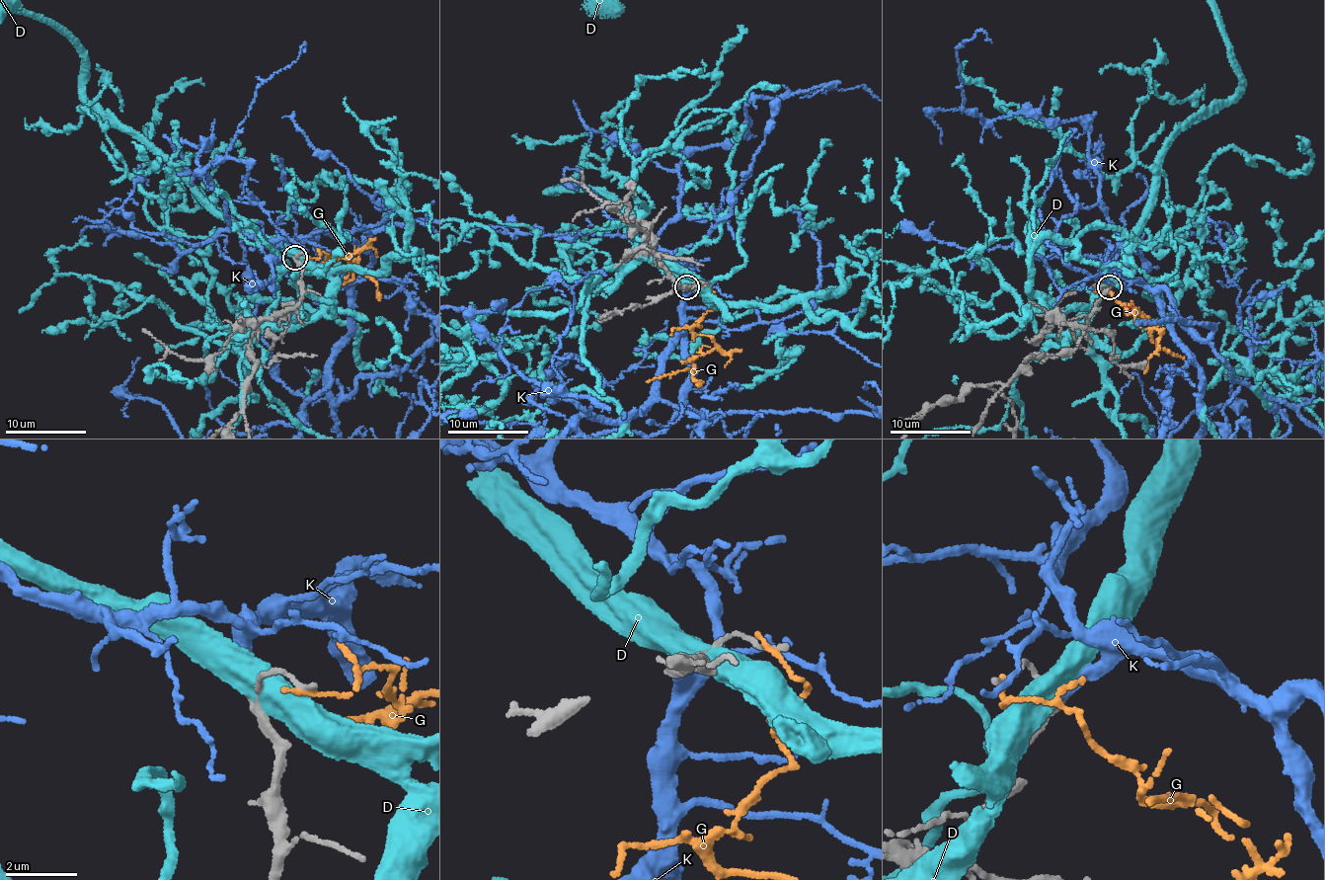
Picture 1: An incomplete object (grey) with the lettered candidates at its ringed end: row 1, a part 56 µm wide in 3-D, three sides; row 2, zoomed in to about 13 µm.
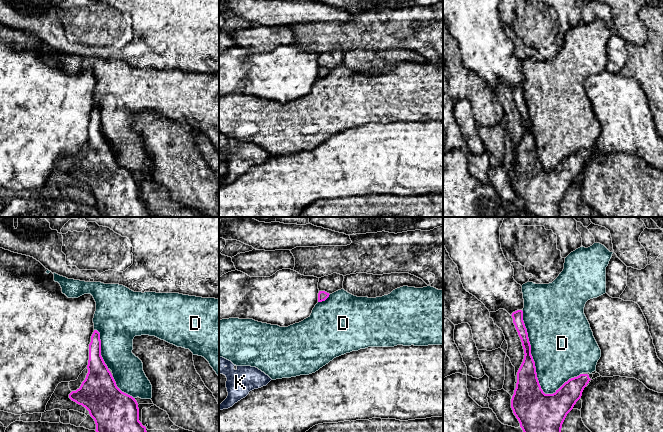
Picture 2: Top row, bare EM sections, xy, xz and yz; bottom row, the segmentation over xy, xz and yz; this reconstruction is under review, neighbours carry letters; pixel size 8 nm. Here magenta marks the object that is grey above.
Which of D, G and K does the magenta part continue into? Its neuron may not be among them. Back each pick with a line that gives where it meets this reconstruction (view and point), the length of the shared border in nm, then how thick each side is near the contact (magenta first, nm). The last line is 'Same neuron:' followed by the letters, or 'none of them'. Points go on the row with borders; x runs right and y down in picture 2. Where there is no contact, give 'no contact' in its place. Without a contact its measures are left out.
K: no contact
Same neuron: K

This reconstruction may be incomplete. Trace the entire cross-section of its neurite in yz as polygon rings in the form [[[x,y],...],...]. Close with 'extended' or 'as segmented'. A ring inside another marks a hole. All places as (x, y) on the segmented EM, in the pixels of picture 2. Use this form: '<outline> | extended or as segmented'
[[[517,310],[511,316],[525,354],[511,399],[513,413],[523,432],[561,432],[567,414],[591,379],[588,374],[580,374],[565,382],[555,393],[545,394],[537,378],[523,311]]] | as segmented

